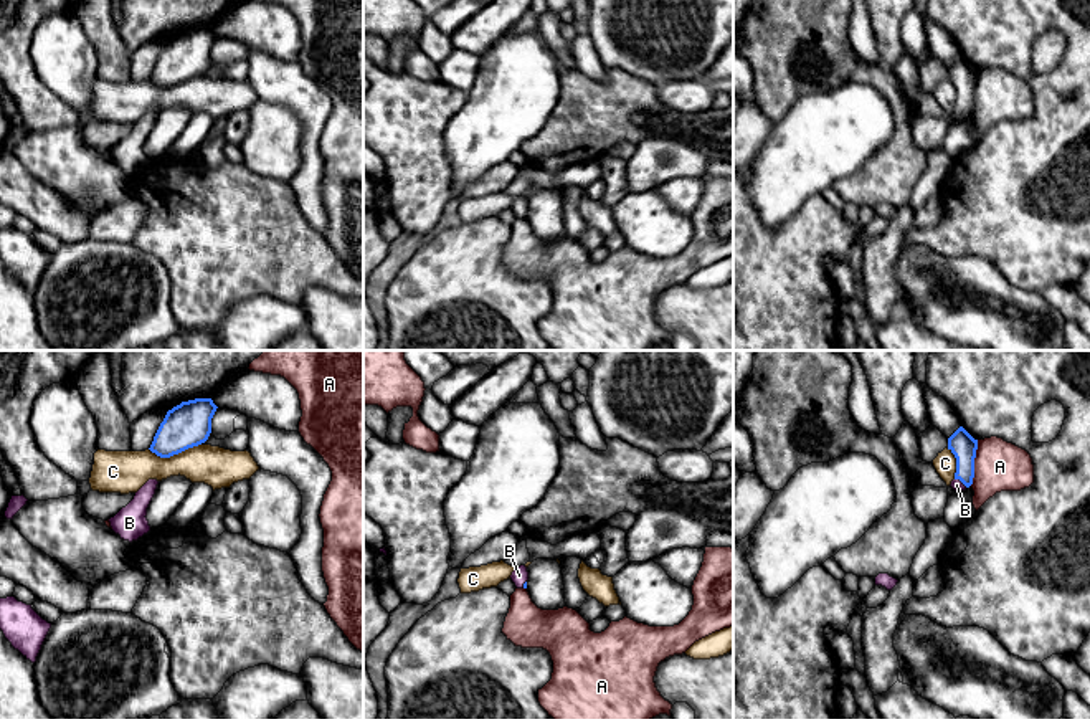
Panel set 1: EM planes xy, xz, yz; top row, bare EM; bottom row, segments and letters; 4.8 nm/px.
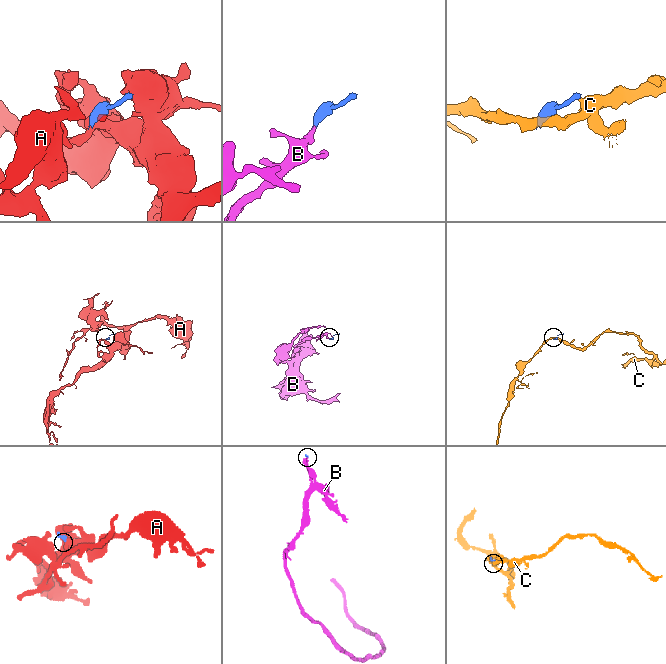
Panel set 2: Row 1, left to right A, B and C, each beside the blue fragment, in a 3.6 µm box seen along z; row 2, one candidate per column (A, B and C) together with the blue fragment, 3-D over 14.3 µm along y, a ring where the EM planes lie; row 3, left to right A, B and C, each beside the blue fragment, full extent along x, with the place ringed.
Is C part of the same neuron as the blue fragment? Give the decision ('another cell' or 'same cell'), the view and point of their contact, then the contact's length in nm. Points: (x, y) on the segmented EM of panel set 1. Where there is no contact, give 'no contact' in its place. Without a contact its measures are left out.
another cell; meets blue in xy at (174, 453); contact 260 nm long

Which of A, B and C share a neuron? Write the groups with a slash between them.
A / B / C

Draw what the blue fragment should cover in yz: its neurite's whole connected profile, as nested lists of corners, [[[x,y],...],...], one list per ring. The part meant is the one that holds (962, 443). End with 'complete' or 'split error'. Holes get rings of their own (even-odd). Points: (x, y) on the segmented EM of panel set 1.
[[[960,426],[948,438],[948,450],[956,458],[956,473],[950,486],[961,493],[973,484],[978,440],[974,440],[963,426]]] | split error

